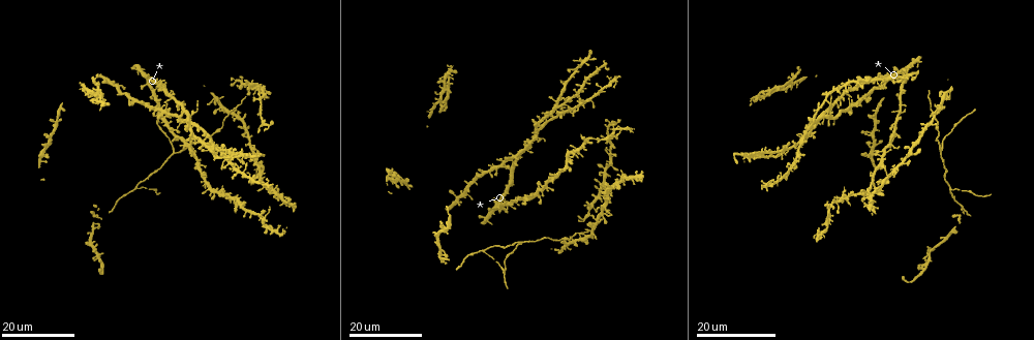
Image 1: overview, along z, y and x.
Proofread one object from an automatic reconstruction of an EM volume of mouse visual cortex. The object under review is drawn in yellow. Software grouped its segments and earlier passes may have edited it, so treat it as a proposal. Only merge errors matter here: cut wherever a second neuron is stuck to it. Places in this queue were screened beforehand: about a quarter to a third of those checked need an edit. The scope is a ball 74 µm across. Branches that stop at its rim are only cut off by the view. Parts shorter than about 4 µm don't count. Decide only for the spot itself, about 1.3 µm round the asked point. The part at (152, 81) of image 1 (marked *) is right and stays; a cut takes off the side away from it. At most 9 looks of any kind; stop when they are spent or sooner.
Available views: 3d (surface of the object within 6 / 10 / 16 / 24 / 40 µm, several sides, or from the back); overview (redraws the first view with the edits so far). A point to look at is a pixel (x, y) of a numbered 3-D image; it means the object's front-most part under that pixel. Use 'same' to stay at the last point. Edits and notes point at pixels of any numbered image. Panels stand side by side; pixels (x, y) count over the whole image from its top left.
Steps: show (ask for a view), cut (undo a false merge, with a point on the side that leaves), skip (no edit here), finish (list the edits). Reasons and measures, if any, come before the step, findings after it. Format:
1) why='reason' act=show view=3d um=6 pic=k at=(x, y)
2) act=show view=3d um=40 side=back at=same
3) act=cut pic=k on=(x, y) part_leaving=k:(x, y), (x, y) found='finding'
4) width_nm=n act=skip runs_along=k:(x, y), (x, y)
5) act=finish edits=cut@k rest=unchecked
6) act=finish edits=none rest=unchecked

act=show view=3d um=24 pic=1 at=(826, 114)

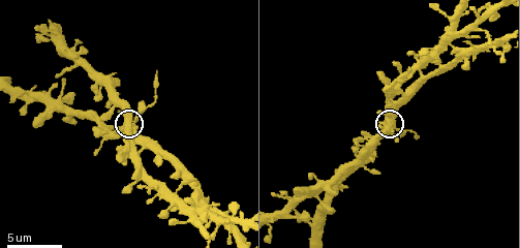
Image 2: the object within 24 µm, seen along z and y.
why='closer look' act=show view=3d um=10 pic=2 at=(133, 123)

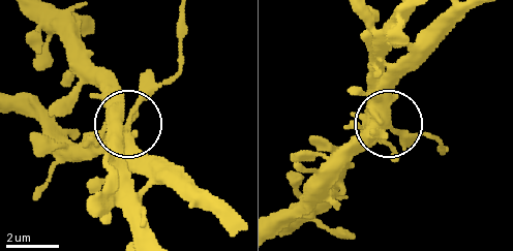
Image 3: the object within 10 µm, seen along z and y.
arms=3 act=skip found='one neuron here'

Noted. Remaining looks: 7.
act=show view=3d um=16 pic=1 at=(866, 197)

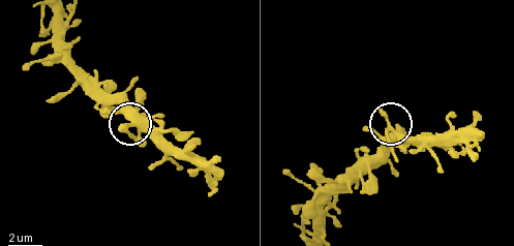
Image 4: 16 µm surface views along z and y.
why='zoom in' act=show view=3d um=6 pic=4 at=(126, 126)

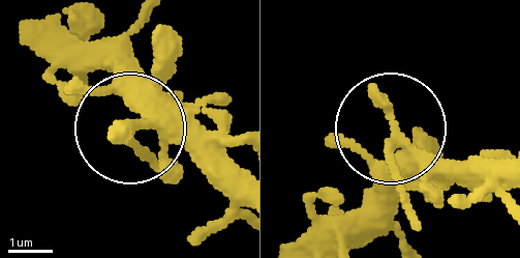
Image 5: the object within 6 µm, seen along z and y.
act=show view=3d um=6 side=back pic=5 at=(133, 122)

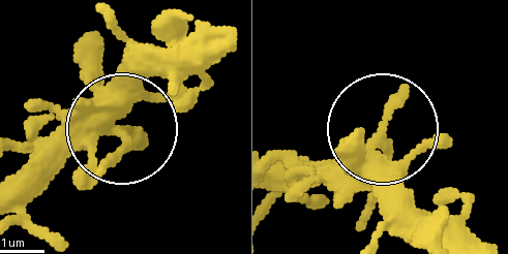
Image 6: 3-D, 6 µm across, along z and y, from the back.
act=skip found='all the same neuron'

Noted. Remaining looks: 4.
why='looks like a crossing' act=show view=3d um=16 pic=1 at=(827, 222)

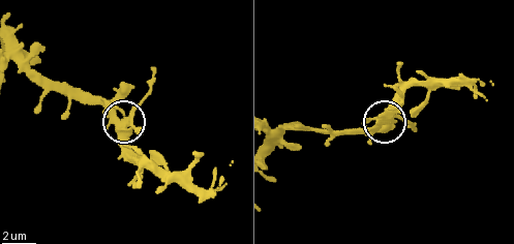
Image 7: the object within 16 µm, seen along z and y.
act=show view=3d um=10 pic=7 at=(134, 114)

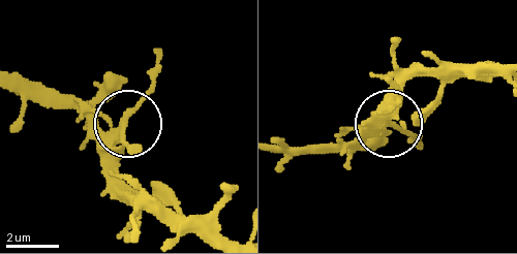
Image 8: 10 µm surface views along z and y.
side_arm_um=10 act=cut pic=8 on=(137, 152) part_leaving=8:(119, 128), (150, 84), (154, 53) found='two neurons meet here'

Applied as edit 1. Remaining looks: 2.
why='a fork' act=show view=3d um=16 pic=1 at=(174, 154)

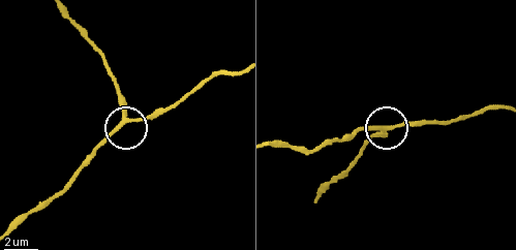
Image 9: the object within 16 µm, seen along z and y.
why='closer look' act=show view=3d um=6 pic=9 at=(383, 128)

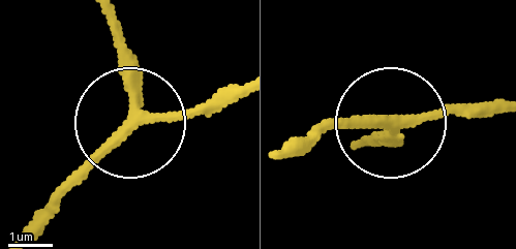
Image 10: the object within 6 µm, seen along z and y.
arms=3 act=skip found='all the same neuron'

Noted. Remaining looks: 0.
act=finish edits=cut@8 rest=unchecked

